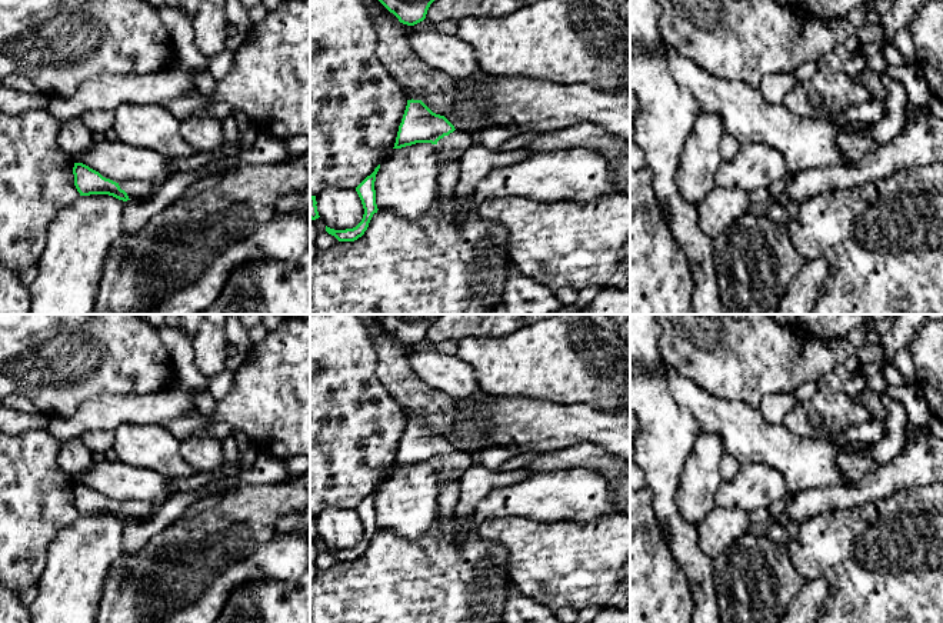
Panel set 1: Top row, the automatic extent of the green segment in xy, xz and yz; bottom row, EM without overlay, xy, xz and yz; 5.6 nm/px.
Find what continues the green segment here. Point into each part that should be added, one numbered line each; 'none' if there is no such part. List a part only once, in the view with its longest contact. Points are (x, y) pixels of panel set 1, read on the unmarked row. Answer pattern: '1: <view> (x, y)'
1: xz (450, 467)

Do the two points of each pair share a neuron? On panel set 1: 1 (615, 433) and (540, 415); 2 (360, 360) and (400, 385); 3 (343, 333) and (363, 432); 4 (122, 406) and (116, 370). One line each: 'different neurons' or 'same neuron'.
1: same neuron
2: different neurons
3: same neuron
4: different neurons

